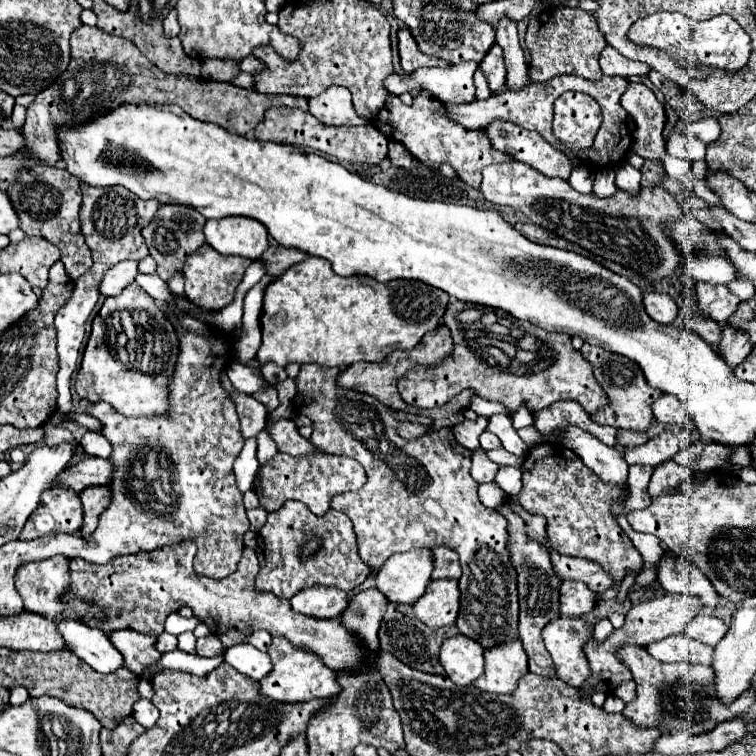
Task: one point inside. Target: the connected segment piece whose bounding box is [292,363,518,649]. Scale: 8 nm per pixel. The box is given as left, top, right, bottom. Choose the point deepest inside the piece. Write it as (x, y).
(419, 493)

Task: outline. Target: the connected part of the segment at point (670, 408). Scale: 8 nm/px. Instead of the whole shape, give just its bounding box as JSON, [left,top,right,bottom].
[652,395,688,425]

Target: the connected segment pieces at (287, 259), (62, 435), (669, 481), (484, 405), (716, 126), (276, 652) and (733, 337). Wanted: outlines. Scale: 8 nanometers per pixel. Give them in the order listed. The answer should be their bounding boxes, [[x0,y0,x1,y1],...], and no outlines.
[[260,245,306,277],[44,425,76,447],[648,461,688,497],[470,395,506,417],[694,117,720,143],[260,637,340,703],[718,325,754,369]]

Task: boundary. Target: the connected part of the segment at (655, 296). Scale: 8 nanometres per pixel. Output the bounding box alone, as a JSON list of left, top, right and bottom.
[644,293,678,325]

